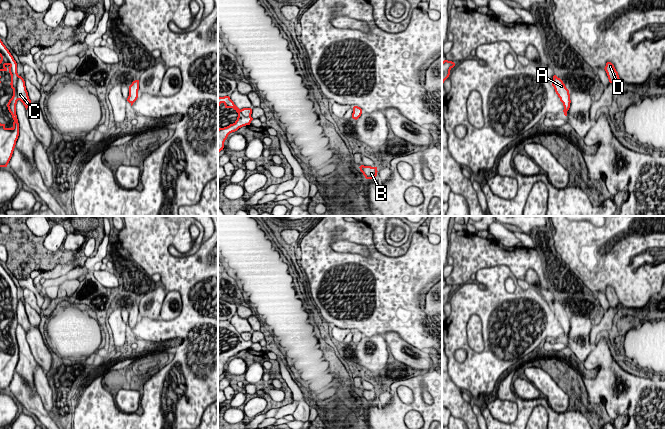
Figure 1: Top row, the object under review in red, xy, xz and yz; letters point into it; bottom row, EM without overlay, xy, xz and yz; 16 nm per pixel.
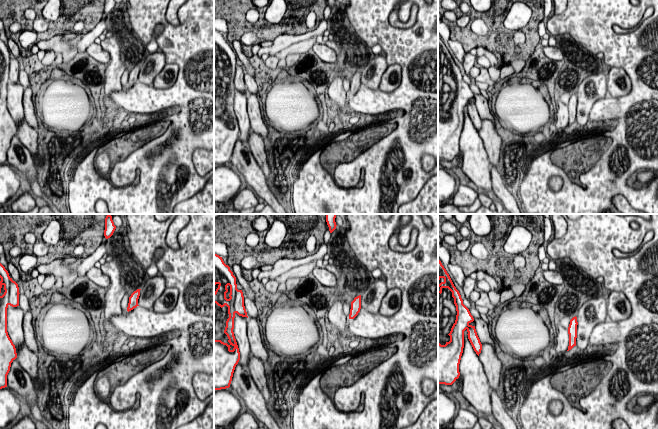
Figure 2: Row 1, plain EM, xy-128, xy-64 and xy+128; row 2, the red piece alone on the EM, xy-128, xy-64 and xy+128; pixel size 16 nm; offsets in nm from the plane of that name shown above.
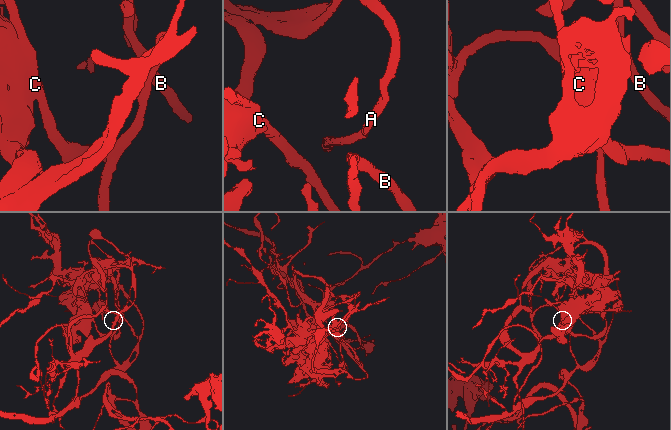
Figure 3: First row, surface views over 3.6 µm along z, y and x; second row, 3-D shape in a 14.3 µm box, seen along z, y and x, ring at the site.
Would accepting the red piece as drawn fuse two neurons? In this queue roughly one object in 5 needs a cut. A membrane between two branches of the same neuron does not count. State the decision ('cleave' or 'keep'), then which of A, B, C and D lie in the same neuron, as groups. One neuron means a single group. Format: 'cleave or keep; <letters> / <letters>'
keep; A B C D

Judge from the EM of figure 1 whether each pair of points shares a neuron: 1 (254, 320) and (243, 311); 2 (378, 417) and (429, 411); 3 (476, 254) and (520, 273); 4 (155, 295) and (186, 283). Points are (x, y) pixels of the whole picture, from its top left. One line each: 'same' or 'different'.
1: same
2: same
3: same
4: different

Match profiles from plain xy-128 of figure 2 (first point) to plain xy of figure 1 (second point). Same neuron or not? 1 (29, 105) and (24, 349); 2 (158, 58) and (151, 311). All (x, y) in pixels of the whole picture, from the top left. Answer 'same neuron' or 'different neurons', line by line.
1: different neurons
2: same neuron

